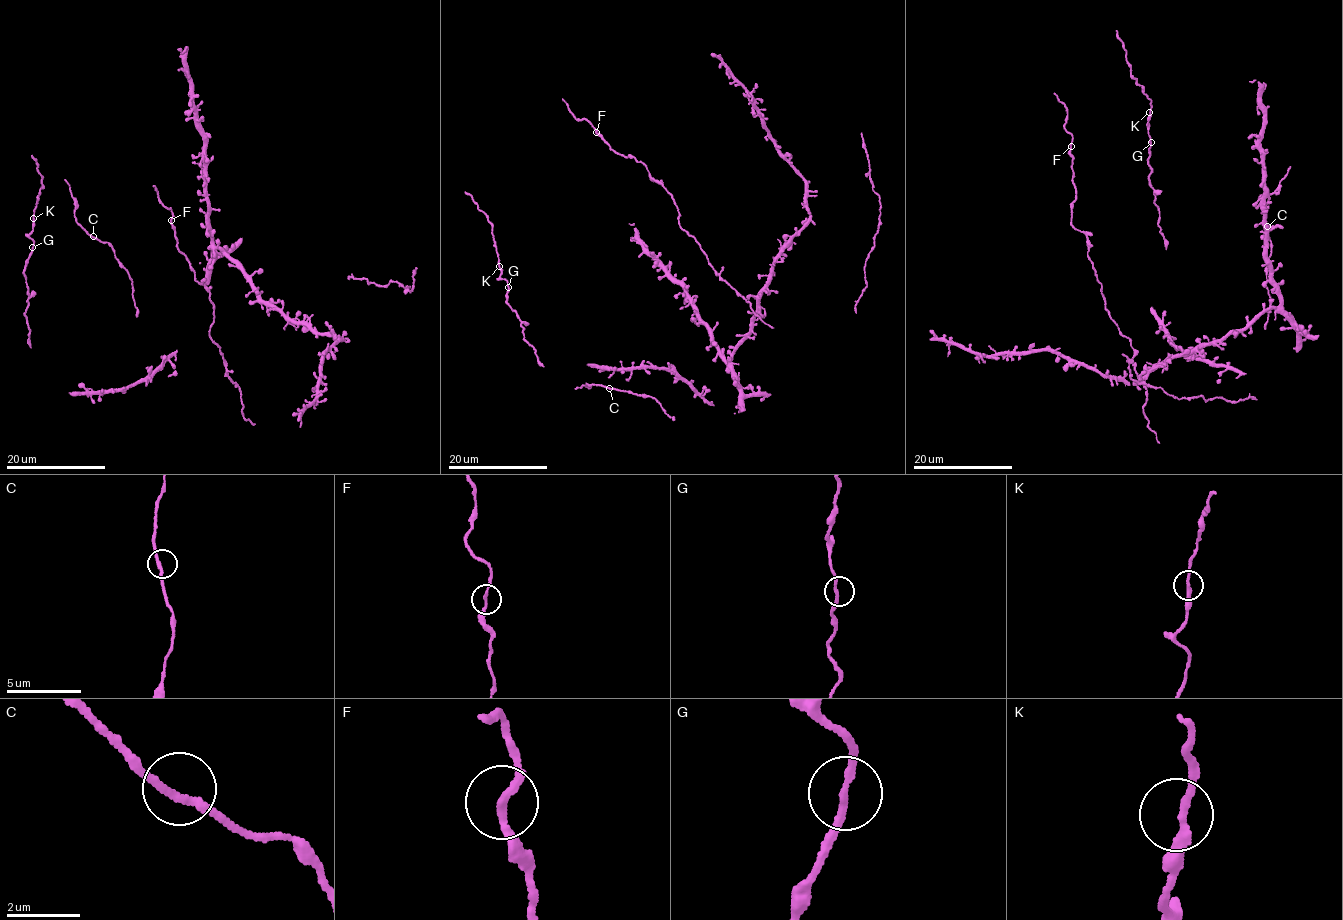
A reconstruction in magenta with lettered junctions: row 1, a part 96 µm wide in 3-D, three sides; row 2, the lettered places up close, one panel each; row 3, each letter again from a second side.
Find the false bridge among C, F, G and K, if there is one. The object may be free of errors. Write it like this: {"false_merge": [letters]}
{"false_merge": []}

